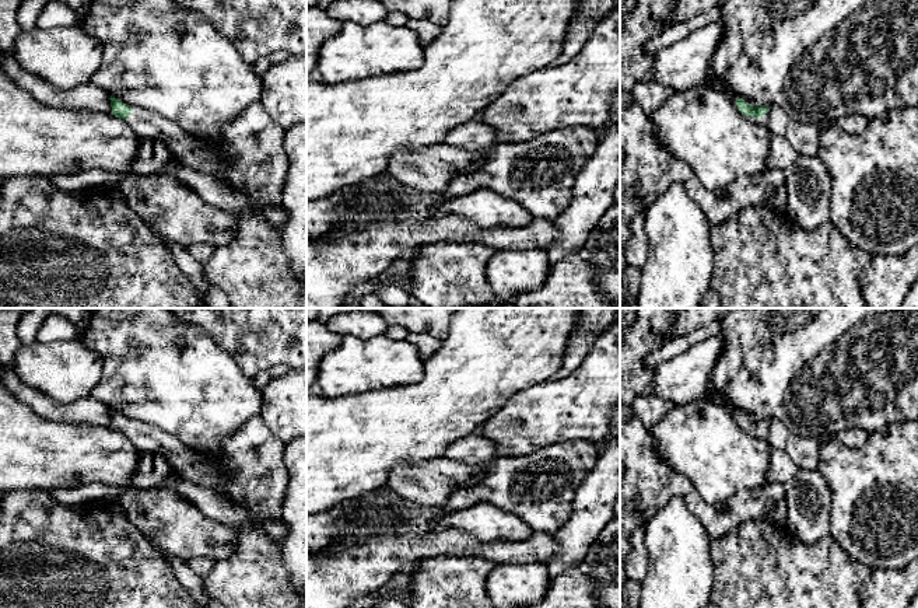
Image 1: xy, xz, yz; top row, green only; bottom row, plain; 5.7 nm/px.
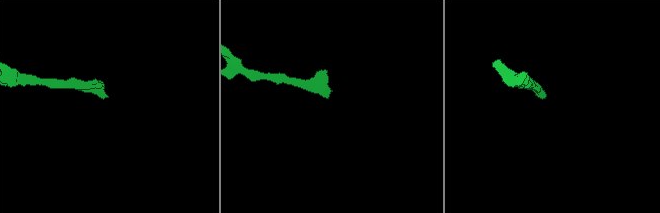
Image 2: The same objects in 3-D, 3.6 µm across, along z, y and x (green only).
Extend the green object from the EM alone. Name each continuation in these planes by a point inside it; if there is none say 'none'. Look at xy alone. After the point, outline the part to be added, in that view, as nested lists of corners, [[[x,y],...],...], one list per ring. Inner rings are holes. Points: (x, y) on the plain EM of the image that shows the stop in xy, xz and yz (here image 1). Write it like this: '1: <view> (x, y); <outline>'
1: xy (188, 463); [[[130,420],[132,427],[125,436],[143,452],[162,455],[181,478],[214,489],[220,482],[216,465],[200,452],[183,444],[175,436],[140,420]]]

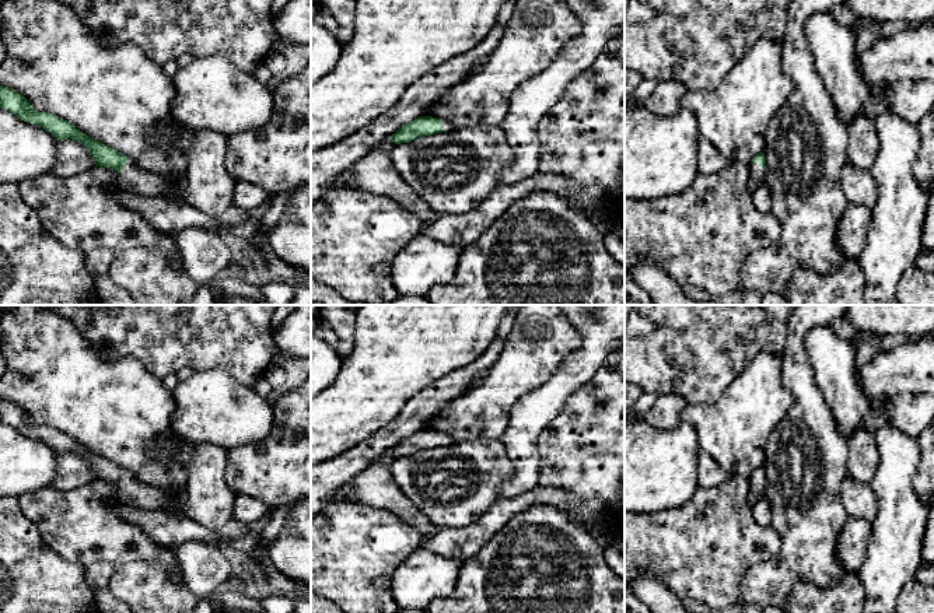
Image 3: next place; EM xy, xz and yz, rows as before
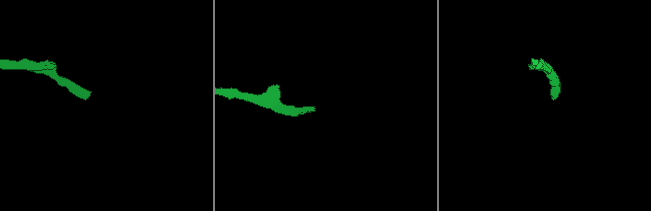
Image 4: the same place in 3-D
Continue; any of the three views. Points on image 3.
1: xy (135, 493); [[[132,472],[120,484],[119,497],[134,508],[185,516],[183,502],[172,502],[164,491],[146,486]]]

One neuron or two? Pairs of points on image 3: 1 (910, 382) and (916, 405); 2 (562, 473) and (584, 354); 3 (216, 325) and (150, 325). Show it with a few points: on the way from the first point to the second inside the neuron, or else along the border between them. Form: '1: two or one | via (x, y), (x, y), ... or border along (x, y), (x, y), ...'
1: two | border along (919, 392), (902, 392), (891, 398)
2: two | border along (600, 365), (556, 414)
3: one | via (199, 325), (188, 328), (185, 325), (167, 325)

